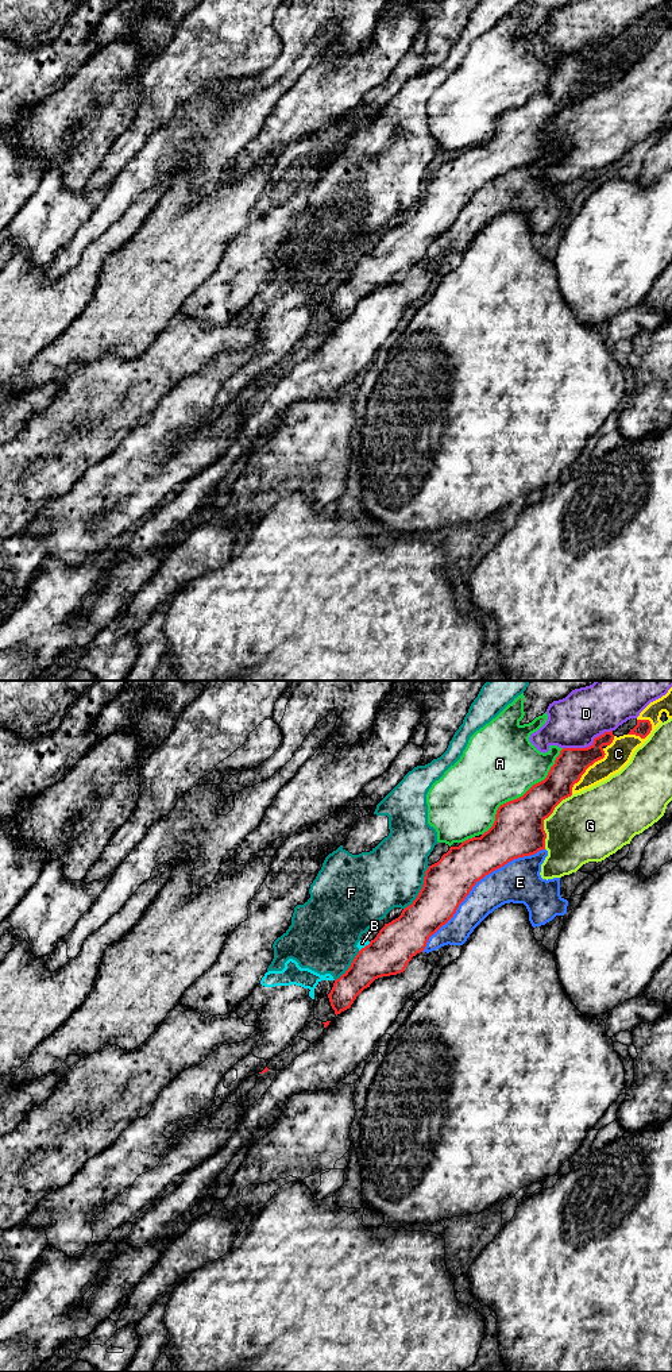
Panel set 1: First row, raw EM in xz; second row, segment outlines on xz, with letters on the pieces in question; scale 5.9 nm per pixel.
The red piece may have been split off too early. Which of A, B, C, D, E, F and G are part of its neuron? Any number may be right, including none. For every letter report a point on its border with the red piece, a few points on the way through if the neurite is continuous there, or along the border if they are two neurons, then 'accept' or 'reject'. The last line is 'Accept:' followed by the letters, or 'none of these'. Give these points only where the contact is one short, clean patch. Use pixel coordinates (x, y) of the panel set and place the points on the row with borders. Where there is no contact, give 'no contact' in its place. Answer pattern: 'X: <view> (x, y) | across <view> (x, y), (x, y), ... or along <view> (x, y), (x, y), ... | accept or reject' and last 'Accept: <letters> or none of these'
A: xz (524, 794) | reject
B: xz (366, 945) | along xz (370, 941), (359, 951) | reject
C: xz (587, 767) | reject
D: xz (587, 747) | reject
E: xz (475, 883) | reject
F: xz (421, 889) | reject
G: xz (544, 819) | reject
Accept: none of these

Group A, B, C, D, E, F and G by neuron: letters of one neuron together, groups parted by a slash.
A / B / C / D / E / F / G

